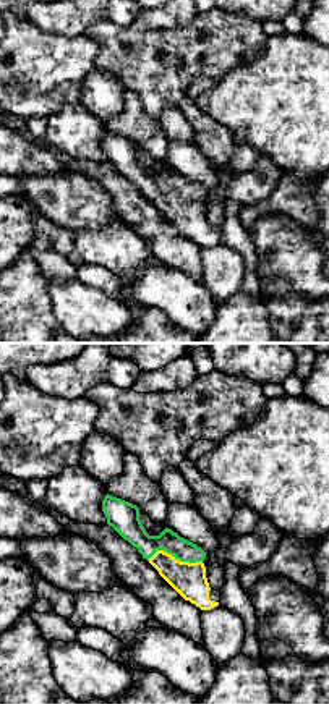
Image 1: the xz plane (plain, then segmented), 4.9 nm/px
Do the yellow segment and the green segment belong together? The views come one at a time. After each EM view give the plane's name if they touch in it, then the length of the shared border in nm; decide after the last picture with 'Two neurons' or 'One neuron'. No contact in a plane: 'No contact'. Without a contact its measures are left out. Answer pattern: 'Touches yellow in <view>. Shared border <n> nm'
Touches yellow in xz. Shared border 280 nm

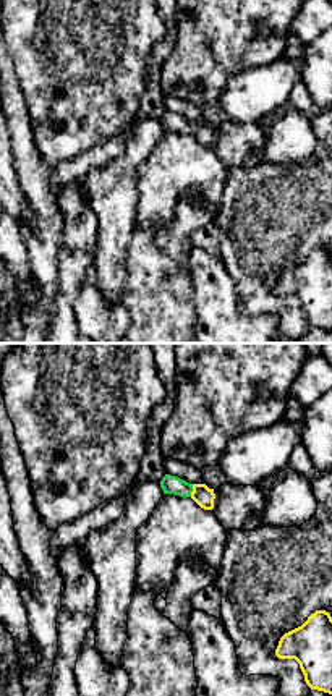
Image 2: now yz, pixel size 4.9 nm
Touches yellow in yz. Shared border 70 nm

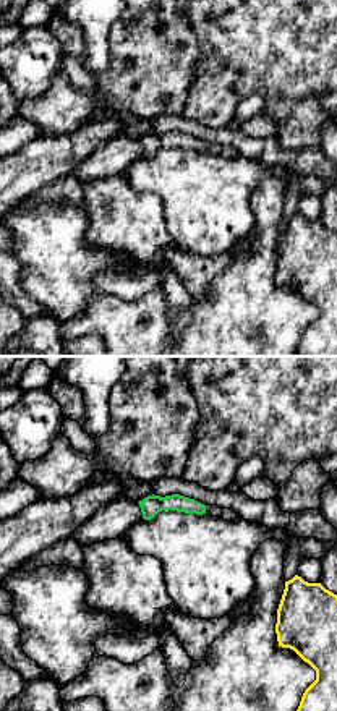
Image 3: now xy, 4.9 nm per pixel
No contact

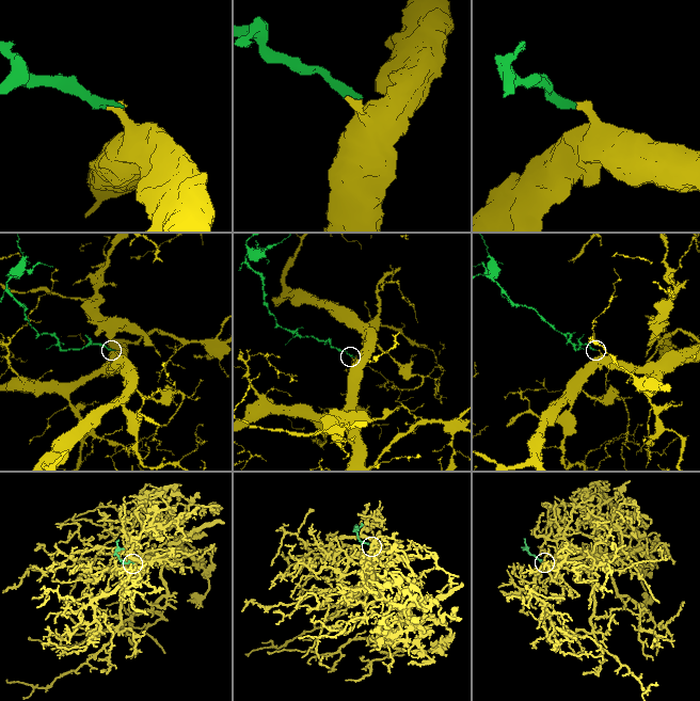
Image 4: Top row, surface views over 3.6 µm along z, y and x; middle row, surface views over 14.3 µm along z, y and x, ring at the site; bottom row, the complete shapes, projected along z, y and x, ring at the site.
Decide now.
One neuron

